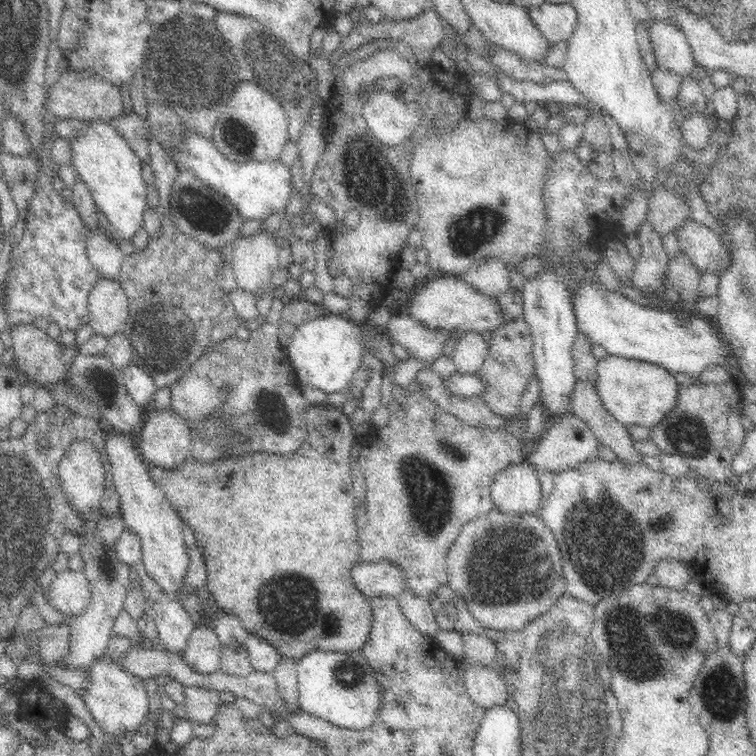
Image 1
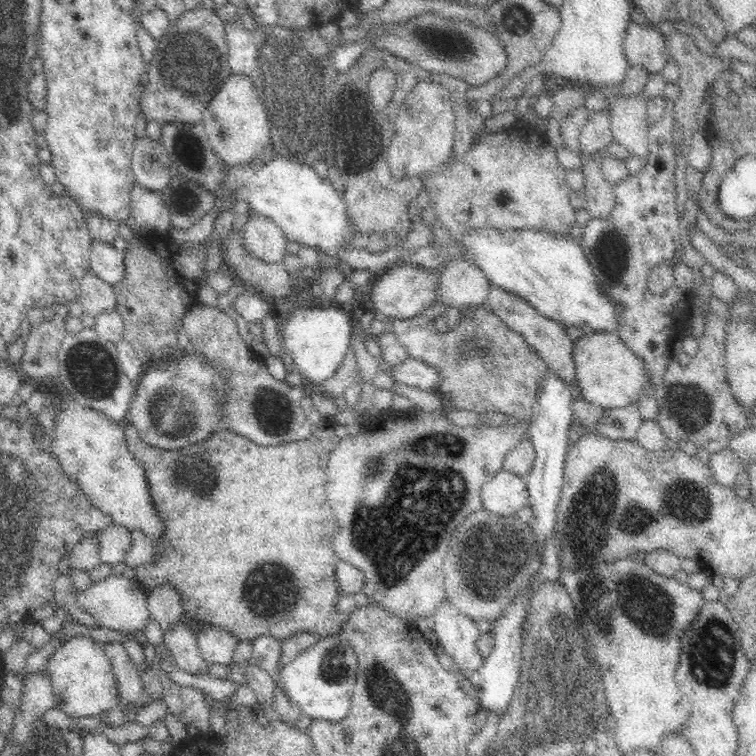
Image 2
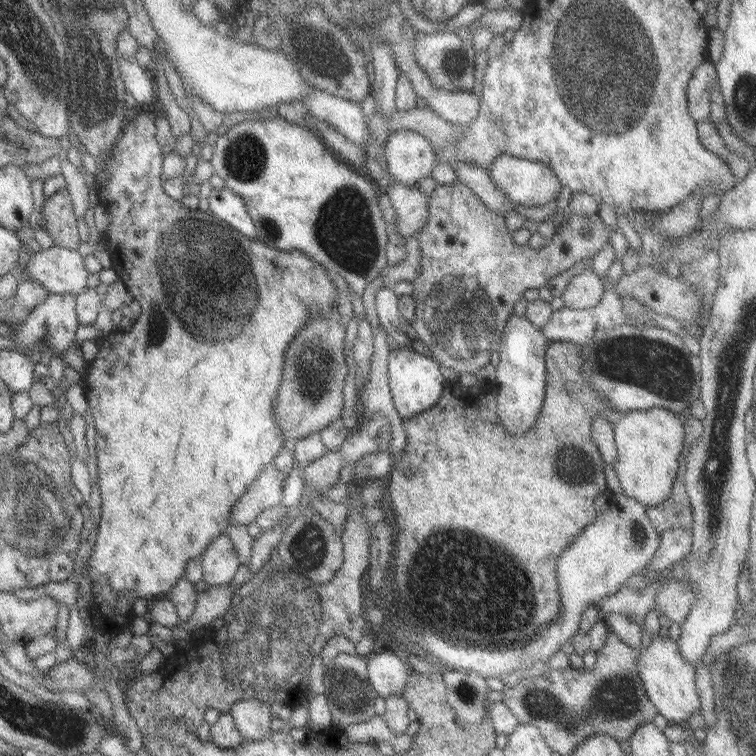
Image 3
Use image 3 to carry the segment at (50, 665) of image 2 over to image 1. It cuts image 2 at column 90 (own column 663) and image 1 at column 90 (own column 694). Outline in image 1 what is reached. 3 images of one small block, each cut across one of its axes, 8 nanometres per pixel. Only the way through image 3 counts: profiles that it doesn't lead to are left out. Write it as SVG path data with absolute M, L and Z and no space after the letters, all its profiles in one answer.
M96 660L90 666L90 688L82 702L100 724L100 728L112 738L118 738L124 732L136 732L148 718L152 718L146 684L138 676L128 674L118 664L106 660Z

